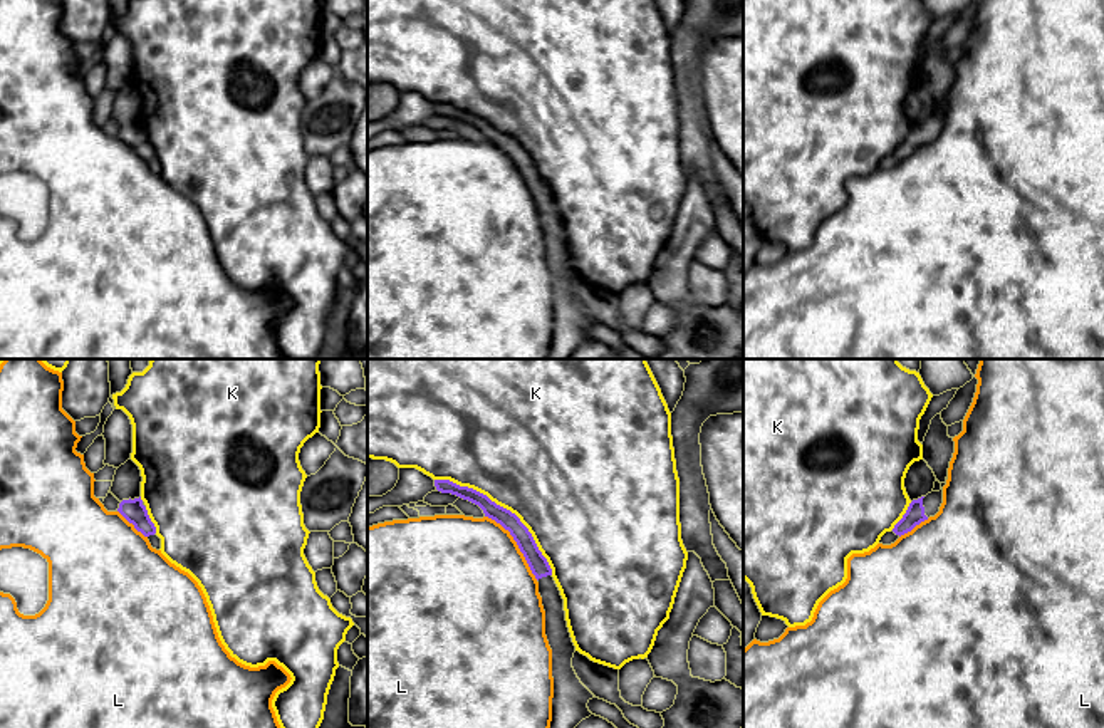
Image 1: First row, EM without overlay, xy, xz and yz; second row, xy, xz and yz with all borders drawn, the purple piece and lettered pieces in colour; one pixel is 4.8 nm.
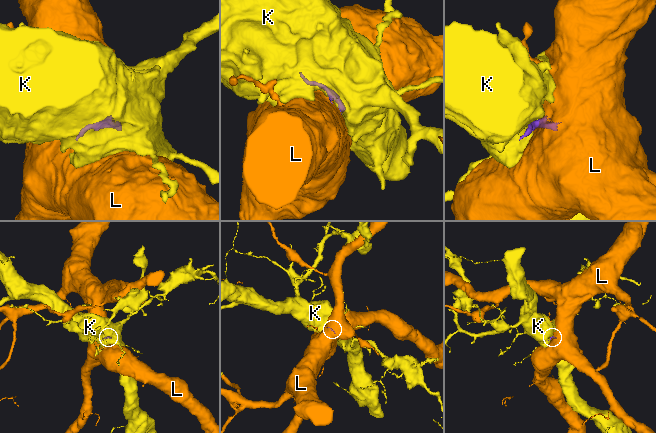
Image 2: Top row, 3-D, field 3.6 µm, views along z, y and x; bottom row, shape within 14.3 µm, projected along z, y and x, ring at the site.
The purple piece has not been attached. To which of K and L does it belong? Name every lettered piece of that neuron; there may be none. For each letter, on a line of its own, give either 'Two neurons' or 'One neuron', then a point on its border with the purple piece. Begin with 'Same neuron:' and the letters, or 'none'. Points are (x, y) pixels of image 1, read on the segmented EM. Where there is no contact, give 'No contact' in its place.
Same neuron: none
K: Two neurons. Touches purple at xz (505, 509)
L: Two neurons. Touches purple at xz (517, 544)

